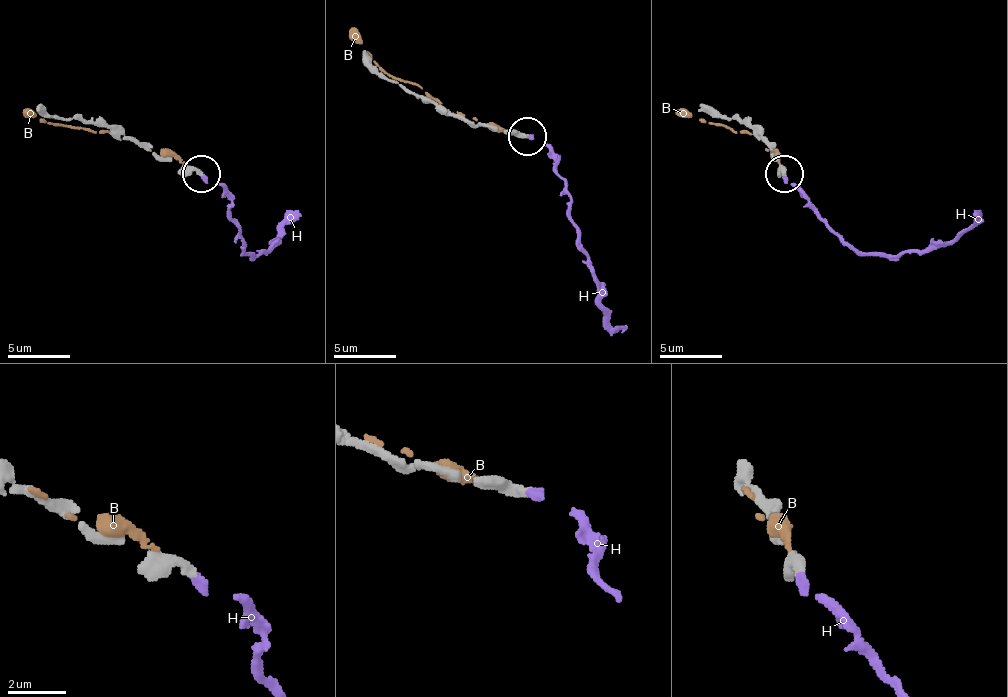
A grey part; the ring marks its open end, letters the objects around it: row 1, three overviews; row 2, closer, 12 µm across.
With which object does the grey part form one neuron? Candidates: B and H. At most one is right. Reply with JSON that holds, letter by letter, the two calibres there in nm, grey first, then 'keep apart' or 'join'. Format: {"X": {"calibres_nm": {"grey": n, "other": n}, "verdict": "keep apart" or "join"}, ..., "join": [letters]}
{"B": {"calibres_nm": {"grey": 420, "other": 200}, "verdict": "keep apart"}, "H": {"calibres_nm": {"grey": 360, "other": 320}, "verdict": "join"}, "join": ["H"]}

